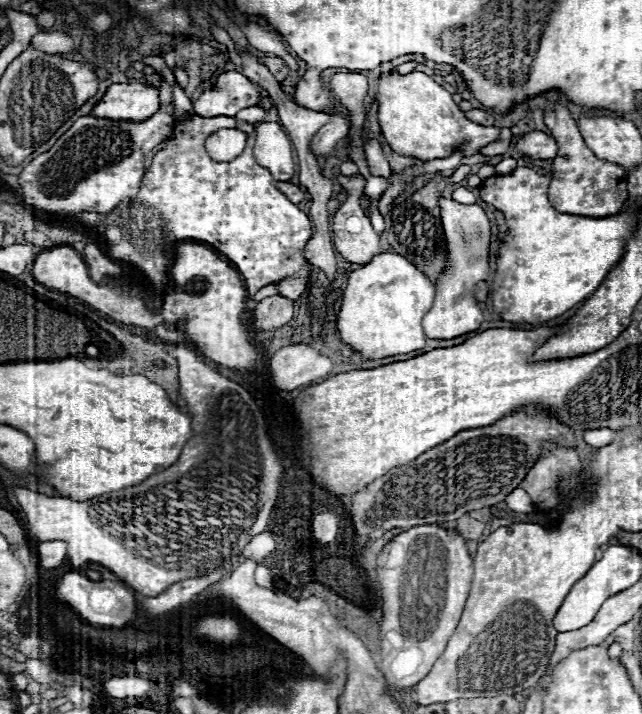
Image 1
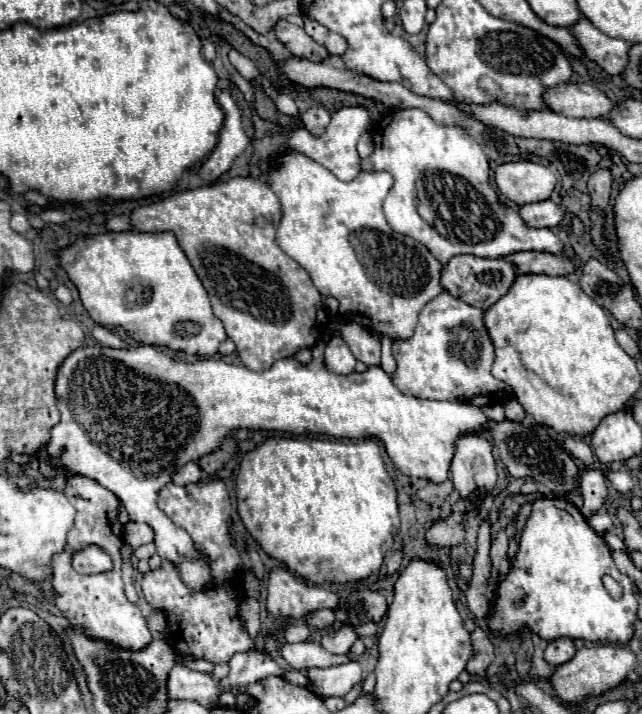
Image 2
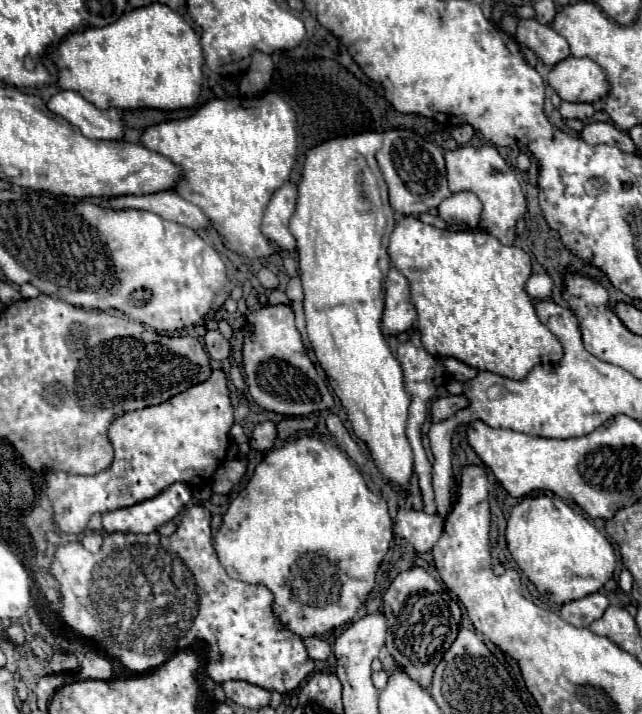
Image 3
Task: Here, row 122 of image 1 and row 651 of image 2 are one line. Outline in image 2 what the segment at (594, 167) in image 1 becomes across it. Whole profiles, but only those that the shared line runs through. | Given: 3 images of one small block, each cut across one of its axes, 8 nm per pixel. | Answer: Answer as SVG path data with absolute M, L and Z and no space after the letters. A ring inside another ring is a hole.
M558 638L558 640L552 640L544 652L544 658L548 664L554 664L554 666L560 666L560 664L566 664L568 660L572 660L576 654L576 646L574 646L574 640L572 638Z

